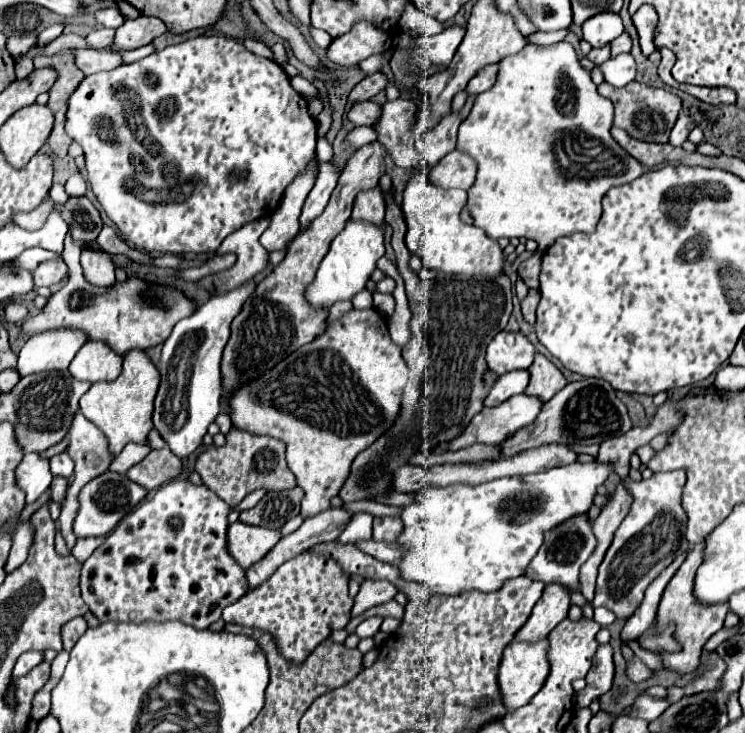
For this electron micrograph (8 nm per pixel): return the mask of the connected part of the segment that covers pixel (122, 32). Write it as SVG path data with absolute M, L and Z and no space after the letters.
M139 16L135 20L125 20L121 28L117 28L113 48L115 50L135 50L149 42L153 42L157 36L165 34L167 28L159 18L151 16Z

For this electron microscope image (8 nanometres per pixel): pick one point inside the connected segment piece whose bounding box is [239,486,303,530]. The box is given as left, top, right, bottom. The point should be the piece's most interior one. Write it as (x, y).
(275, 508)

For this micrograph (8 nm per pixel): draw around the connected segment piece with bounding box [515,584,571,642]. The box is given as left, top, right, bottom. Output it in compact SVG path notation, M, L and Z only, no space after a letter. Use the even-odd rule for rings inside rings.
M547 584L543 590L543 596L539 598L539 604L535 604L531 618L527 624L515 634L515 640L519 642L539 642L549 636L549 632L567 618L571 606L569 588L563 588L563 584Z

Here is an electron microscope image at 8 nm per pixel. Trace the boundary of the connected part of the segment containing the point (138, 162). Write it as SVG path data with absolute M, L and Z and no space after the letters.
M197 36L189 38L185 42L167 46L161 52L155 52L139 62L123 64L111 72L99 72L93 76L87 76L79 88L69 96L67 100L67 134L79 142L85 150L87 160L87 180L91 184L93 194L97 196L99 204L107 212L109 220L117 226L117 230L123 234L123 238L131 244L135 244L137 250L147 252L163 252L163 254L203 254L203 252L215 252L219 244L229 236L231 232L239 230L243 224L271 216L275 208L279 206L285 188L293 182L293 178L307 166L311 158L315 158L315 144L317 144L317 130L315 120L307 112L307 102L301 94L297 94L283 68L267 58L255 56L249 52L243 42L227 36Z

